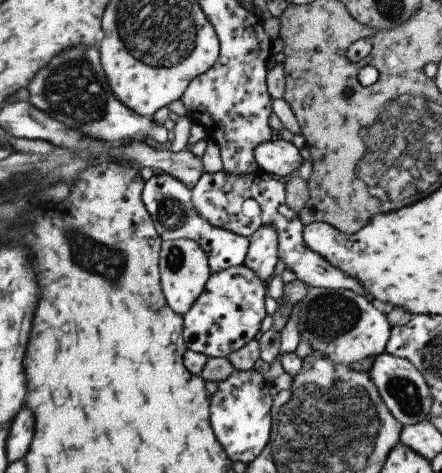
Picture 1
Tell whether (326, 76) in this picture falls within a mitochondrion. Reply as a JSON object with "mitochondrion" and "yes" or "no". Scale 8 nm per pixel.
{"mitochondrion":"no"}

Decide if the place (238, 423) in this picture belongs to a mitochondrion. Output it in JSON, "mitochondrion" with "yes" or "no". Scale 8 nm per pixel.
{"mitochondrion":"no"}

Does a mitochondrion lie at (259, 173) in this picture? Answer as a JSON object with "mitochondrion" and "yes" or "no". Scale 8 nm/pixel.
{"mitochondrion":"no"}

